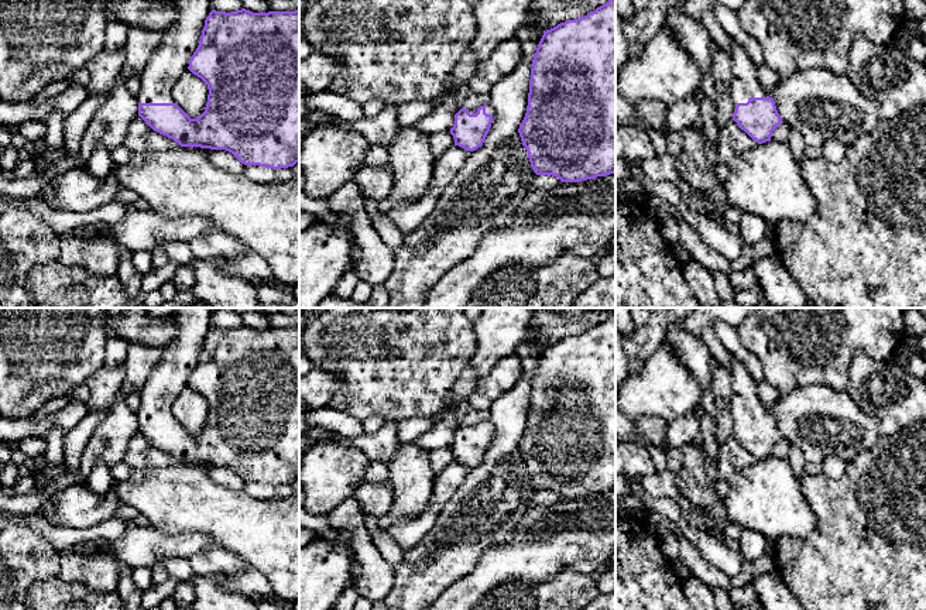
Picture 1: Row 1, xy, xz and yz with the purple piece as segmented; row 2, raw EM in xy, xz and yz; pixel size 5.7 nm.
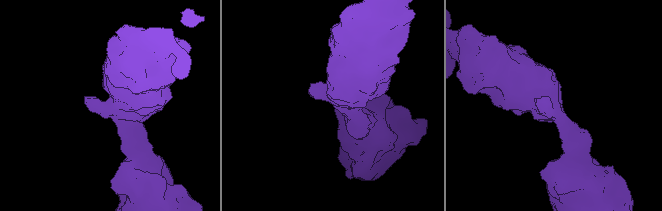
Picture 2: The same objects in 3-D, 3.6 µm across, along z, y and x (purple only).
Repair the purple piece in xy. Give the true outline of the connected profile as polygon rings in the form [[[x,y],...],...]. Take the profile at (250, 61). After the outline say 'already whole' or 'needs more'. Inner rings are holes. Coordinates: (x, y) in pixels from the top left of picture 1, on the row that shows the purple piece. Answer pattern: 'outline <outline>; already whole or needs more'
outline [[[210,0],[174,1],[175,21],[161,32],[160,47],[138,76],[138,116],[181,147],[226,150],[244,165],[272,169],[299,162],[299,10],[253,13],[241,8],[226,13],[212,10]],[[186,69],[209,89],[205,112],[198,119],[191,119],[172,97],[172,86]]]; needs more

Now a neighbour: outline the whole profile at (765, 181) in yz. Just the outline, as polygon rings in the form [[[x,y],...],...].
[[[766,141],[737,154],[728,164],[728,177],[721,184],[720,196],[727,206],[762,217],[769,226],[782,220],[805,222],[817,209],[817,202],[805,182],[788,143]]]

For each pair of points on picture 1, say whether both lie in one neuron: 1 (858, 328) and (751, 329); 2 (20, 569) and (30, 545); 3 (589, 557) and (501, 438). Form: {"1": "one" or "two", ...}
{"1": "one", "2": "one", "3": "two"}

